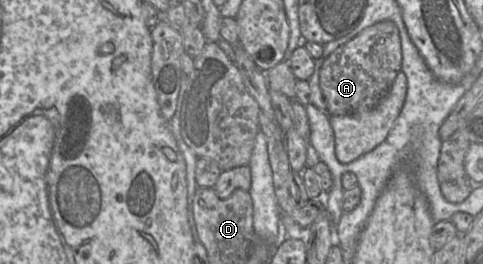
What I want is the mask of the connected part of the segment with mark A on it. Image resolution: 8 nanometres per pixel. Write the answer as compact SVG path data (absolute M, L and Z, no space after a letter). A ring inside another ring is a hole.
M380 21L365 28L332 52L321 66L319 82L326 102L326 113L341 116L374 108L401 71L401 62L399 31L392 21Z

